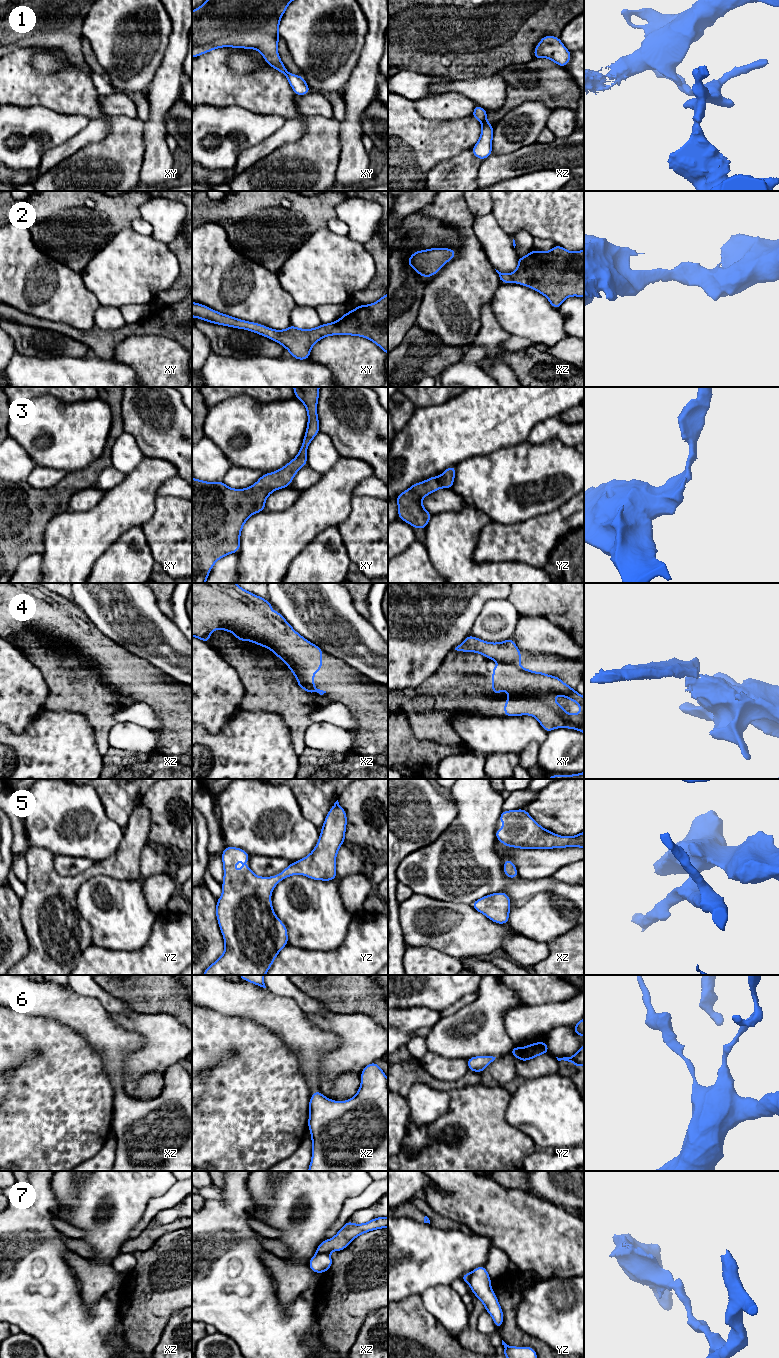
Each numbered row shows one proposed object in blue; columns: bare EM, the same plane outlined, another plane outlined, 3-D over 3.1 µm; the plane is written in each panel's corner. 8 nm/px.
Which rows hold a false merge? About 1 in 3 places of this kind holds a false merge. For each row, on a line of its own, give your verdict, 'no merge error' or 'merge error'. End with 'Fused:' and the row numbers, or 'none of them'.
1: merge error
2: no merge error
3: no merge error
4: merge error
5: no merge error
6: no merge error
7: merge error
Fused: 1, 4, 7

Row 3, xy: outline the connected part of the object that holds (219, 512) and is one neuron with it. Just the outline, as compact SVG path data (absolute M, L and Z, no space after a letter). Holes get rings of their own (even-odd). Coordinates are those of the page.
M293 387L294 394L305 406L308 415L308 424L302 446L297 456L280 470L262 475L259 480L246 489L232 489L223 481L206 482L192 478L192 583L205 583L215 562L224 556L237 553L240 549L240 534L246 520L258 512L265 510L267 497L275 490L289 487L293 477L307 465L307 448L313 438L320 432L317 415L317 402L320 387Z

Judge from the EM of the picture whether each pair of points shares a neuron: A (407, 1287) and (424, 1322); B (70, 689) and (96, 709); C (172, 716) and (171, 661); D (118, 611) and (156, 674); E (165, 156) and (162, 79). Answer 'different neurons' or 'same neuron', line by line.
A: different neurons
B: same neuron
C: different neurons
D: different neurons
E: same neuron

